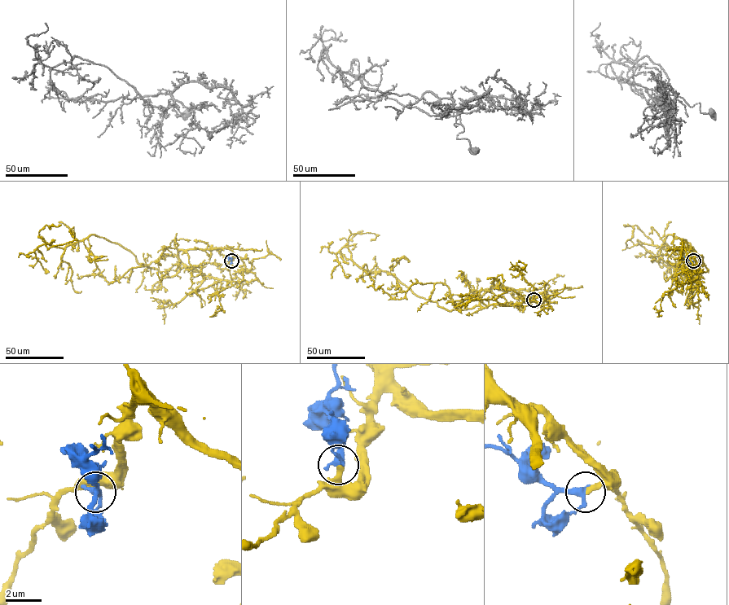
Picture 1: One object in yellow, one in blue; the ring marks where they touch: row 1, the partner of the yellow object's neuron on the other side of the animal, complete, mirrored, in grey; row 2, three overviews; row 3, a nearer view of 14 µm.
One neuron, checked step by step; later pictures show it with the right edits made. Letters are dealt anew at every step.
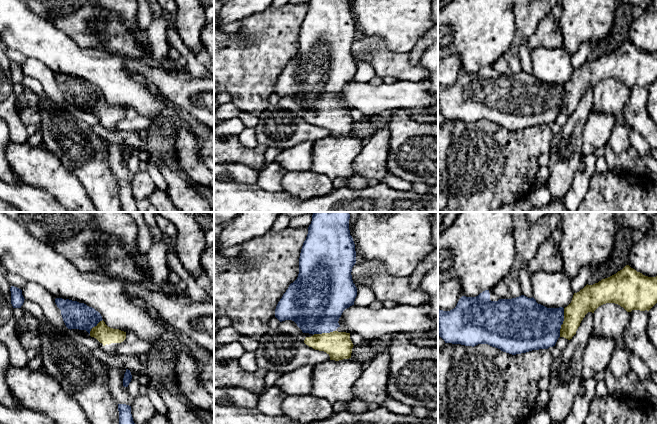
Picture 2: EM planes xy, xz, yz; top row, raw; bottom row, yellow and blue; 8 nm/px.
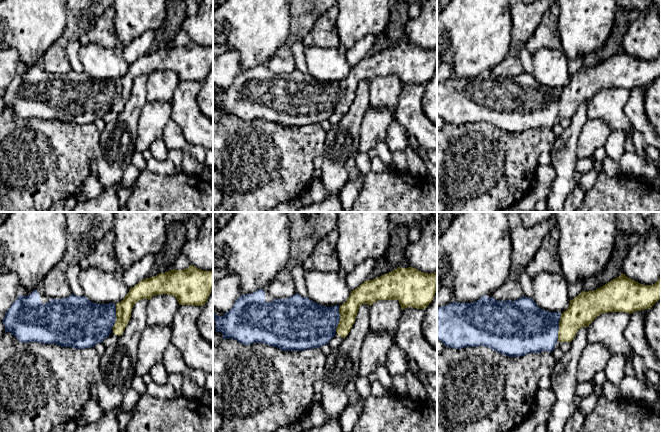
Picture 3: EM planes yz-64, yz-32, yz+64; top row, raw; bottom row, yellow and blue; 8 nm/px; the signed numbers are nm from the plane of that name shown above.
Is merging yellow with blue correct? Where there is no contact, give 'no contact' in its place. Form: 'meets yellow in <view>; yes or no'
meets yellow in yz; yes

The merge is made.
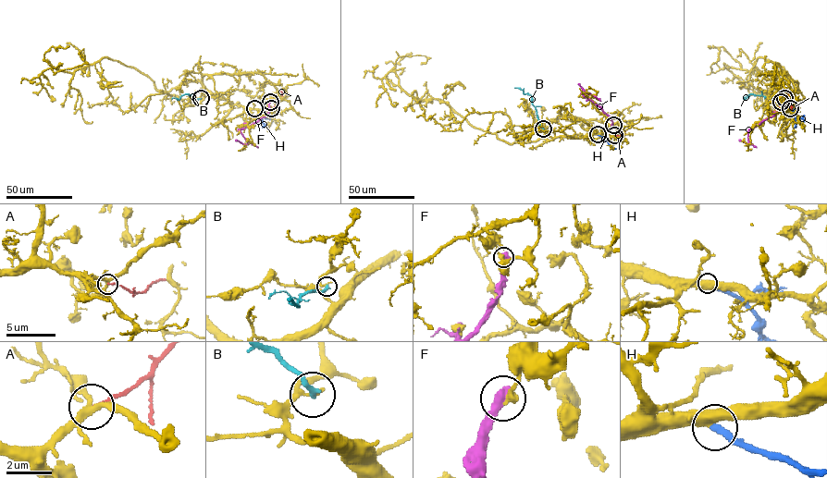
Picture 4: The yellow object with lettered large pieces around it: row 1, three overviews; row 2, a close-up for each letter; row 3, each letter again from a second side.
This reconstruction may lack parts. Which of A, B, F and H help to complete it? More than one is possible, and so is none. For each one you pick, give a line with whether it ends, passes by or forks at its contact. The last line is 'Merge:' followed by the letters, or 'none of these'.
H: it ends
Merge: H

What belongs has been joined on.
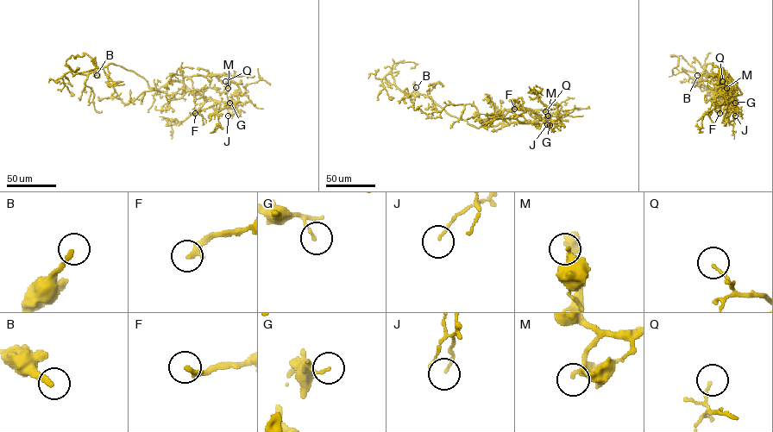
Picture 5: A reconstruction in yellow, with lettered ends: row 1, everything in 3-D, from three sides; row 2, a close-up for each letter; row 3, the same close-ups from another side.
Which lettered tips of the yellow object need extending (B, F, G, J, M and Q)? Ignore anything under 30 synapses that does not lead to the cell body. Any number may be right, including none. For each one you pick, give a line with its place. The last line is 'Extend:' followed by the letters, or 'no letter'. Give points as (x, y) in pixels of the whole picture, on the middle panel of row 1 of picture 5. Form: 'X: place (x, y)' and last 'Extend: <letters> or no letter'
B: place (416, 87)
F: place (514, 109)
Extend: B, F

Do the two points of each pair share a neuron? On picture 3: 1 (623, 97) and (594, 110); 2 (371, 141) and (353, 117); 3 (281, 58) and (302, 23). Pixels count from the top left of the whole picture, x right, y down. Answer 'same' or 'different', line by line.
1: same
2: different
3: same

